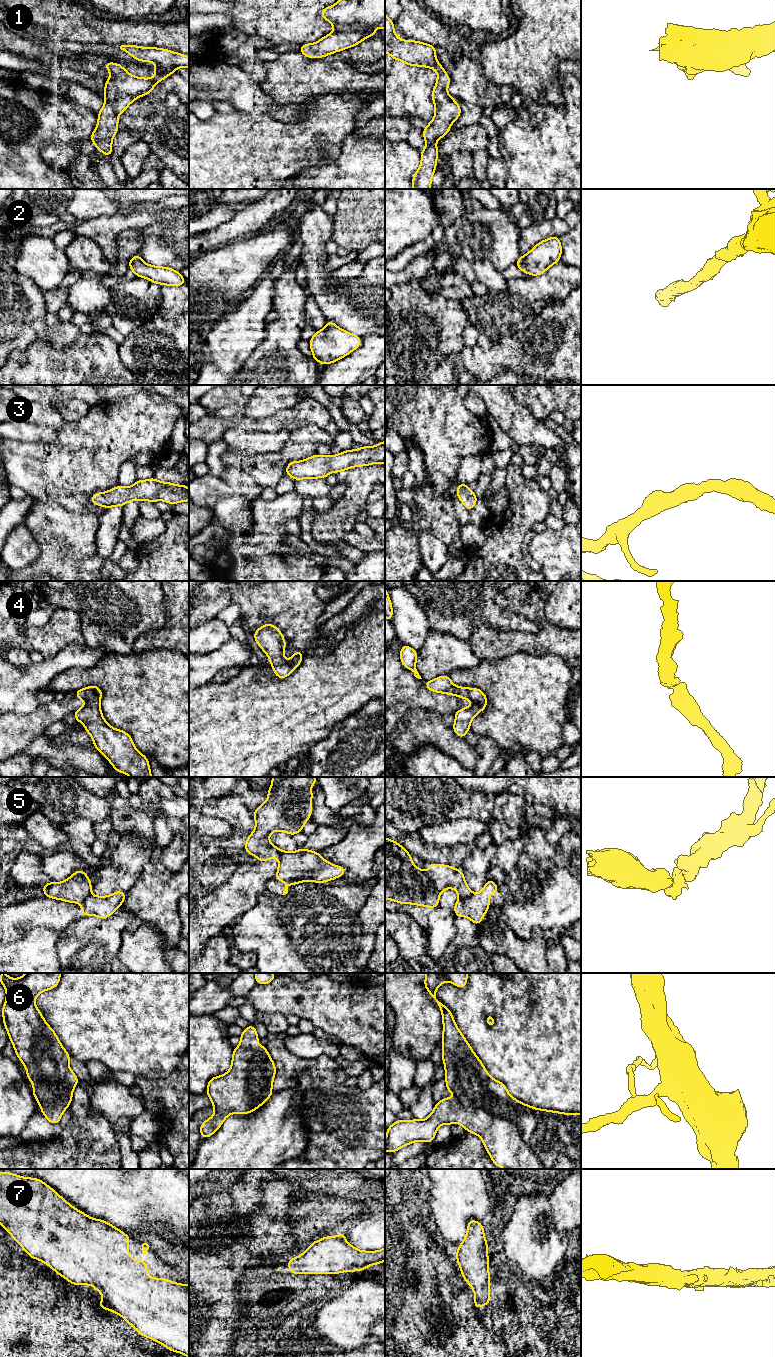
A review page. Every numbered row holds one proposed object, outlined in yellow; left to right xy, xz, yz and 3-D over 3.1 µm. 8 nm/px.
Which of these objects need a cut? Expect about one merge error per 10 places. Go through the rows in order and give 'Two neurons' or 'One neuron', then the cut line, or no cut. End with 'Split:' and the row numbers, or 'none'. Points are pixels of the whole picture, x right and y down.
1: One neuron. No split
2: One neuron. No split
3: One neuron. No split
4: One neuron. No split
5: Two neurons. Split along yz (472, 893), (469, 896), (459, 898)
6: One neuron. No split
7: One neuron. No split
Split: 5

